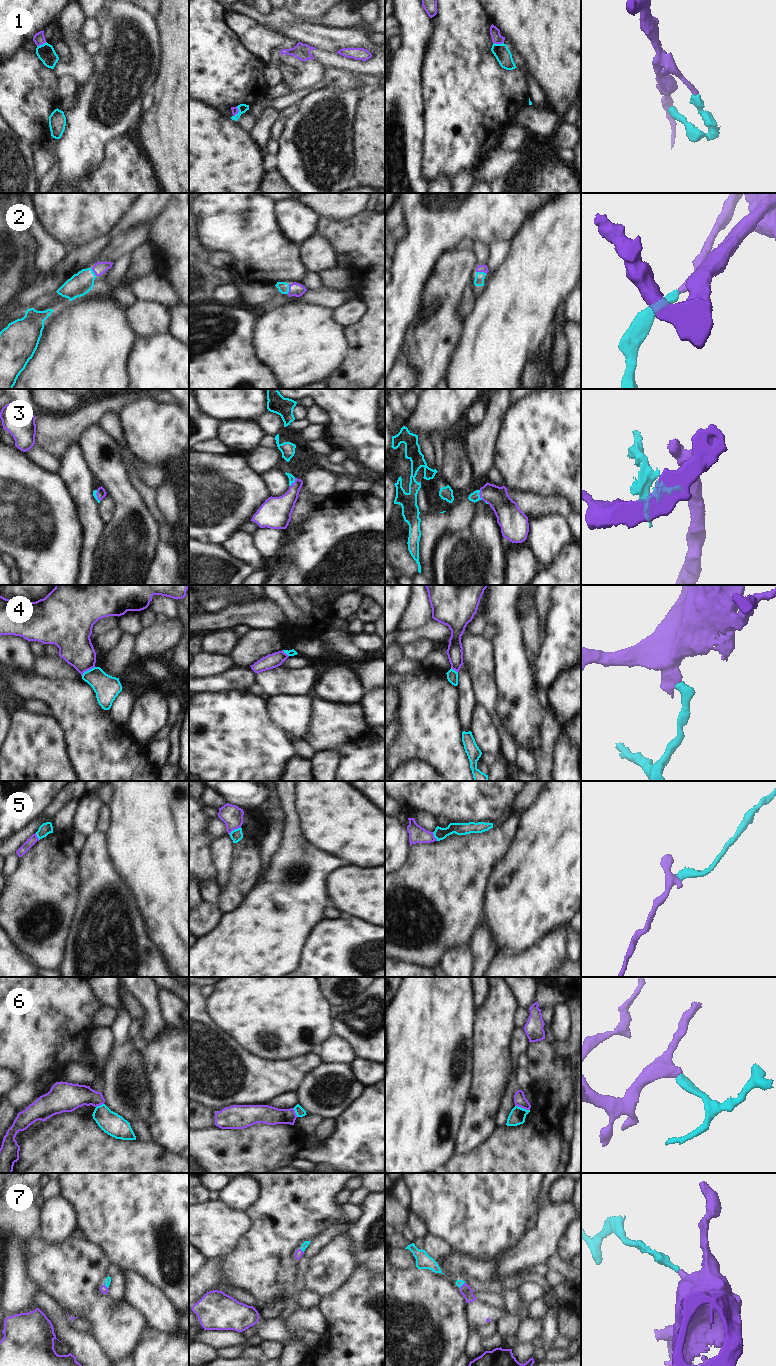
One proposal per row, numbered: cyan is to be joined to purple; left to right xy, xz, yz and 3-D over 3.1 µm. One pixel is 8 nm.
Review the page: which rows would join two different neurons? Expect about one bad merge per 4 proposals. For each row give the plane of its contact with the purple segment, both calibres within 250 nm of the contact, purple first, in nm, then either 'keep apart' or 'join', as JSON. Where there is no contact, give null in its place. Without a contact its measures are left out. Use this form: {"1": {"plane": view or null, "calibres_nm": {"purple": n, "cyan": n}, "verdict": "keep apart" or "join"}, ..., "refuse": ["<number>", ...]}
{"1": {"plane": "yz", "calibres_nm": {"purple": 80, "cyan": 130}, "verdict": "keep apart"}, "2": {"plane": "xz", "calibres_nm": {"purple": 110, "cyan": 90}, "verdict": "join"}, "3": {"plane": "yz", "calibres_nm": {"purple": 190, "cyan": 80}, "verdict": "join"}, "4": {"plane": "xy", "calibres_nm": {"purple": 260, "cyan": 200}, "verdict": "keep apart"}, "5": {"plane": "xz", "calibres_nm": {"purple": 170, "cyan": 100}, "verdict": "keep apart"}, "6": {"plane": "yz", "calibres_nm": {"purple": 100, "cyan": 130}, "verdict": "keep apart"}, "7": {"plane": "yz", "calibres_nm": {"purple": 90, "cyan": 60}, "verdict": "join"}, "refuse": ["1", "4", "5", "6"]}

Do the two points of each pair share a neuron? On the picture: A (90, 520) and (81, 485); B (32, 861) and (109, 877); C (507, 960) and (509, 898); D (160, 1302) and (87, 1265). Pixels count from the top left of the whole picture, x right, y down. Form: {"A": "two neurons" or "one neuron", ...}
{"A": "one neuron", "B": "two neurons", "C": "two neurons", "D": "two neurons"}

